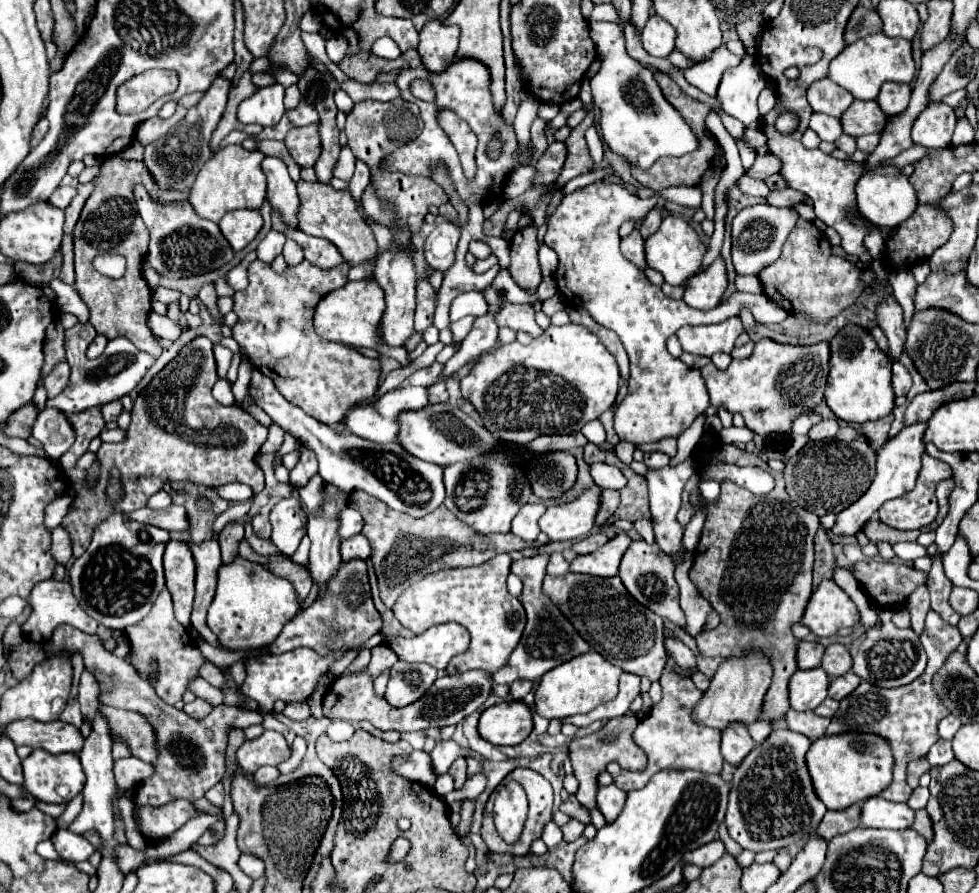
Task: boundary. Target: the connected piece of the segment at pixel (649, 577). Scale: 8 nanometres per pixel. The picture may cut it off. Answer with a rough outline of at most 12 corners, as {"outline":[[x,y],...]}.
{"outline":[[631,542],[619,578],[635,600],[685,630],[669,556]]}

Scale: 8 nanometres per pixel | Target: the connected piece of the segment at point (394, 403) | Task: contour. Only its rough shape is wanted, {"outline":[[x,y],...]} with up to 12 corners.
{"outline":[[427,386],[383,394],[341,422],[371,442],[397,438],[399,412],[429,404]]}

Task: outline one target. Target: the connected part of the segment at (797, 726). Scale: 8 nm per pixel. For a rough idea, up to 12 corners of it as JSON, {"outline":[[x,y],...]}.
{"outline":[[787,712],[787,728],[817,740],[827,732],[829,718],[815,712]]}

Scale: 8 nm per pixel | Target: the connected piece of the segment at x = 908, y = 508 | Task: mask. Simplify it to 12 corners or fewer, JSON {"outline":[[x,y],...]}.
{"outline":[[923,454],[917,486],[885,502],[879,518],[917,530],[937,516],[935,486],[945,462]]}

